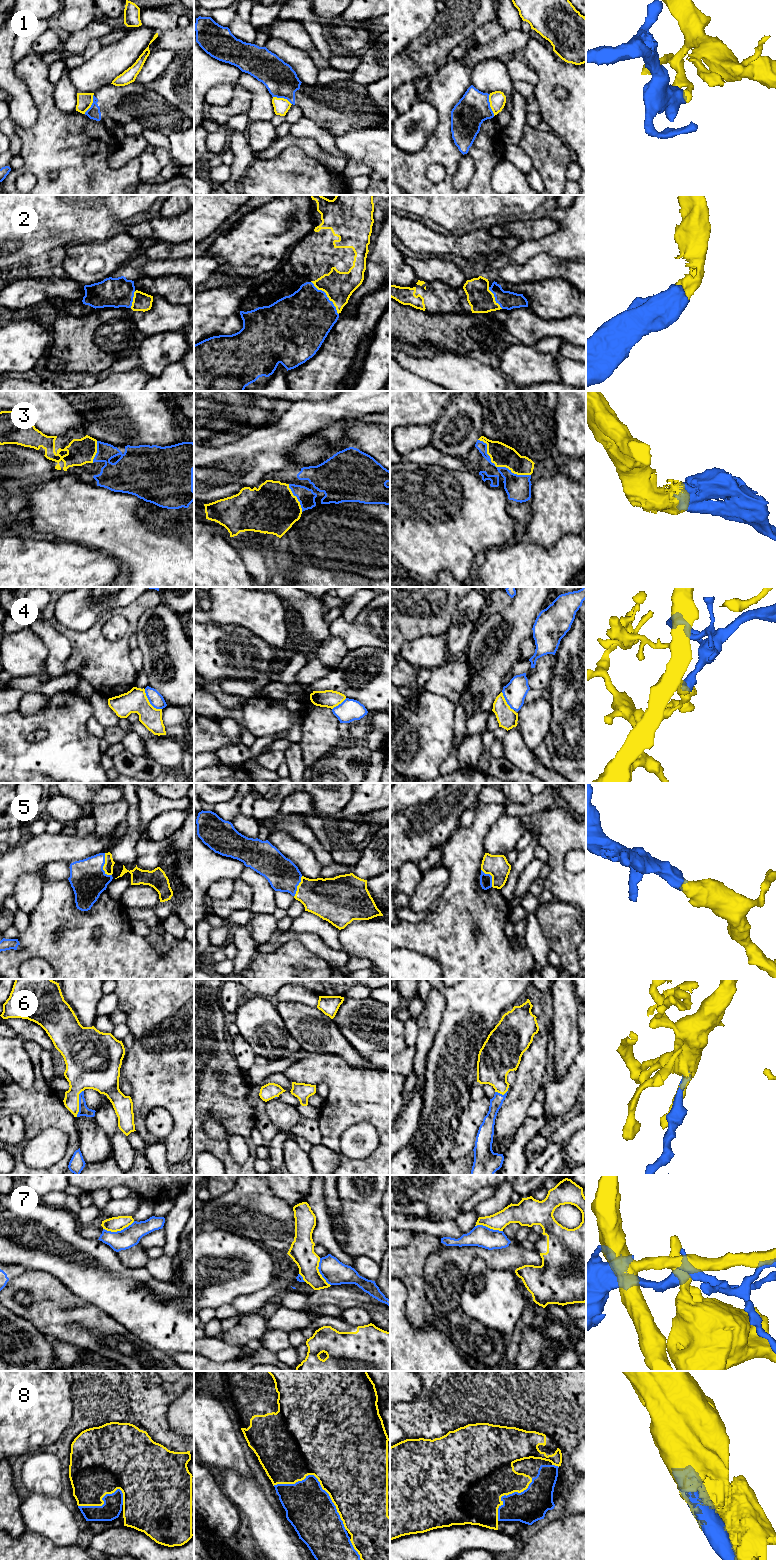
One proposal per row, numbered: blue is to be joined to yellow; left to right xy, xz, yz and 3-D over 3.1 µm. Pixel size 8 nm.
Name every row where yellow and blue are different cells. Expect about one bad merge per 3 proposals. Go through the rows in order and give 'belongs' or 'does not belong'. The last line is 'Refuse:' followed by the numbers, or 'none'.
1: does not belong
2: belongs
3: belongs
4: does not belong
5: belongs
6: belongs
7: does not belong
8: belongs
Refuse: 1, 4, 7

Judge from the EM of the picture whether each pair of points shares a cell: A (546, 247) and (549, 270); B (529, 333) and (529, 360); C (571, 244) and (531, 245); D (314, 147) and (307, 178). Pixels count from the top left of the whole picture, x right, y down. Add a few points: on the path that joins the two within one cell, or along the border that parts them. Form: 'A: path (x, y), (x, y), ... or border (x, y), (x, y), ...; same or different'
A: border (570, 259), (559, 259), (538, 253), (525, 262); different
B: border (551, 336), (541, 338), (531, 345), (522, 344); different
C: path (561, 244), (541, 245); same
D: border (290, 146), (298, 146), (330, 171); different

